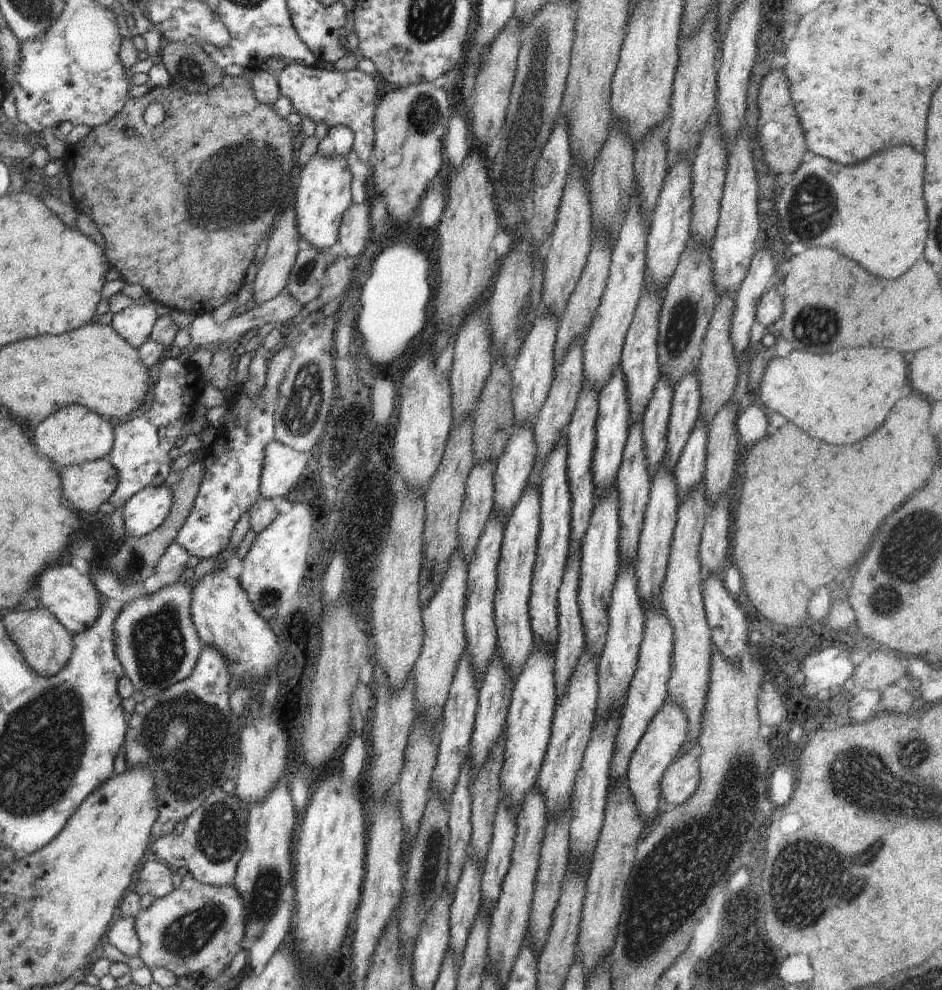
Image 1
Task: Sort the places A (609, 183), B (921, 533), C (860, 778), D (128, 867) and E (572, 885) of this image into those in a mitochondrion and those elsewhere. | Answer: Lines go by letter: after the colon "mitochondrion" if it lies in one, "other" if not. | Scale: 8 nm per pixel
A: other
B: mitochondrion
C: mitochondrion
D: other
E: other

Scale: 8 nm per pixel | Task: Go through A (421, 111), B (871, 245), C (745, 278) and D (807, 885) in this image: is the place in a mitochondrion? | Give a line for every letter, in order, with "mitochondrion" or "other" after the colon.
A: mitochondrion
B: other
C: other
D: mitochondrion

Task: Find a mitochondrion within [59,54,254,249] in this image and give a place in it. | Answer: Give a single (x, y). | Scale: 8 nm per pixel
(191, 69)

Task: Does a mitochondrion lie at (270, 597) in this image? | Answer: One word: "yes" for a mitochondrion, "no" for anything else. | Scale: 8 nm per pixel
yes

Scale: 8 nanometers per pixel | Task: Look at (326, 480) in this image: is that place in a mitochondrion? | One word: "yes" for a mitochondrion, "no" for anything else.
no

